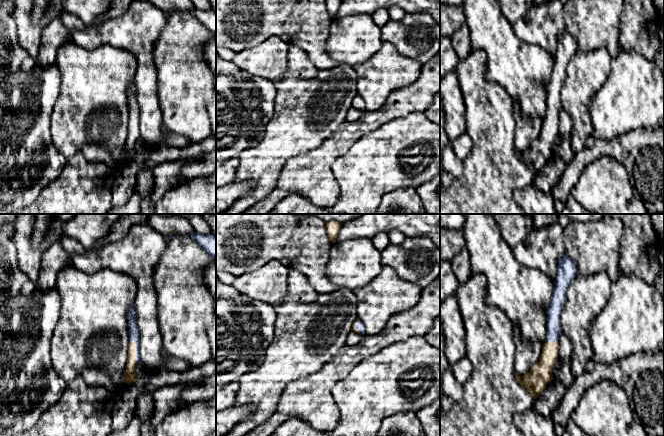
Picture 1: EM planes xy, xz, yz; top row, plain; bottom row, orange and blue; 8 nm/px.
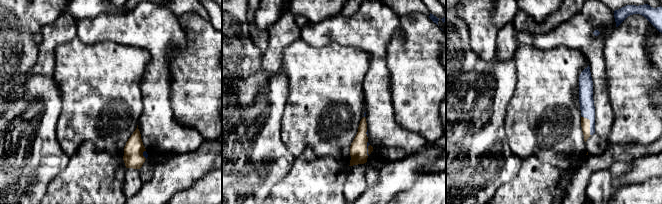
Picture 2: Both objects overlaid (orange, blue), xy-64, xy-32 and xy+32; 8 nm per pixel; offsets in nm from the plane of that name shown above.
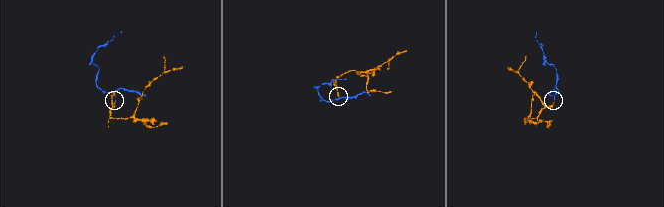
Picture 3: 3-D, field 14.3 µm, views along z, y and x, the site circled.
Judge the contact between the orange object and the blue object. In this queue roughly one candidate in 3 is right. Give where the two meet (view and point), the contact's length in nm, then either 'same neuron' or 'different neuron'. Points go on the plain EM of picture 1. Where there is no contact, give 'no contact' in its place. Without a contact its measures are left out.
meets orange in xy at (135, 126); contact 200 nm long; same neuron

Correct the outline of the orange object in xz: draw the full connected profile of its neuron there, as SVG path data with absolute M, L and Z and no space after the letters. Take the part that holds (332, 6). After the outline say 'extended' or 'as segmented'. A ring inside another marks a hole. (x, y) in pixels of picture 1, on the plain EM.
M325 0L325 5L326 5L328 14L333 20L336 19L336 15L341 2L342 0Z | as segmented

